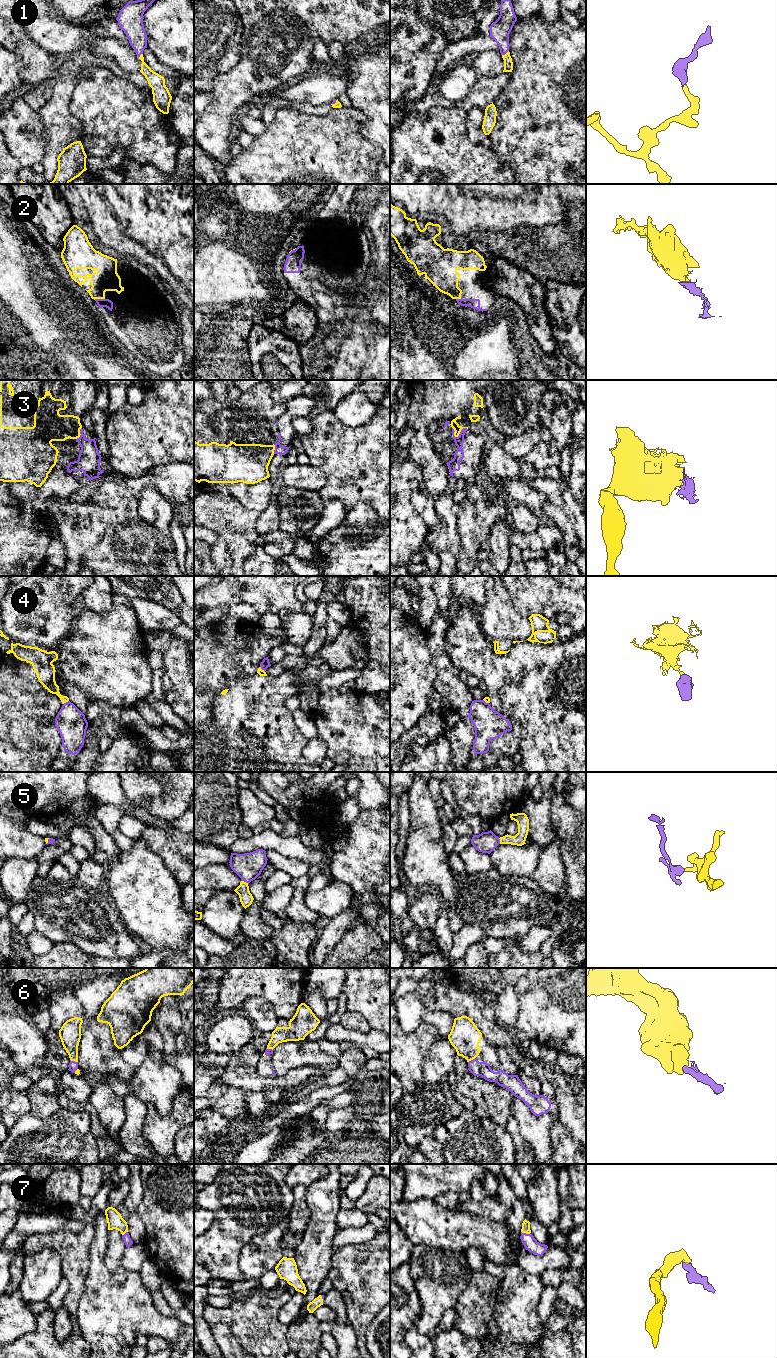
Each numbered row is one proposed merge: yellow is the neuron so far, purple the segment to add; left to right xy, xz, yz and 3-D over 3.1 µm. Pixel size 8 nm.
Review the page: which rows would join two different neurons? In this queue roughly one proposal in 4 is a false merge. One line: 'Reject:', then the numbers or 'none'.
Reject: 3, 4

